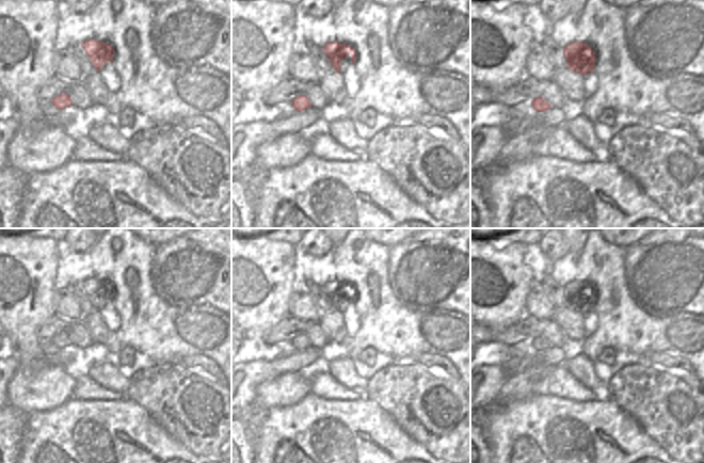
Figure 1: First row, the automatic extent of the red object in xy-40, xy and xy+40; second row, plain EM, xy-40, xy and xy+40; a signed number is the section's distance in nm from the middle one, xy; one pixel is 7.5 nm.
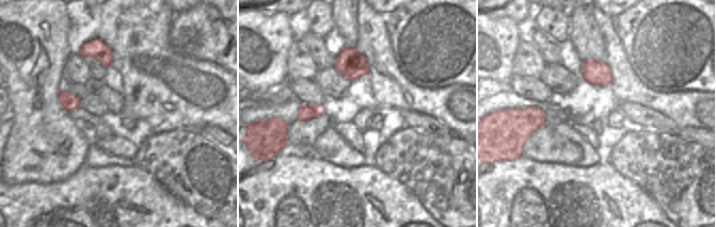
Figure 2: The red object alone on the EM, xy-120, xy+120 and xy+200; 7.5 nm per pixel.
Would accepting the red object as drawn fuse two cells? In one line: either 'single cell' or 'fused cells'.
single cell

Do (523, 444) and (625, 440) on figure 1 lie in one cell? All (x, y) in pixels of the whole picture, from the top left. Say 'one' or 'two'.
one

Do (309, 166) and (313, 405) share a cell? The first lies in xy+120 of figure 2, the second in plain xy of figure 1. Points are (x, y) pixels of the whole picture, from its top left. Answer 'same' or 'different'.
same

